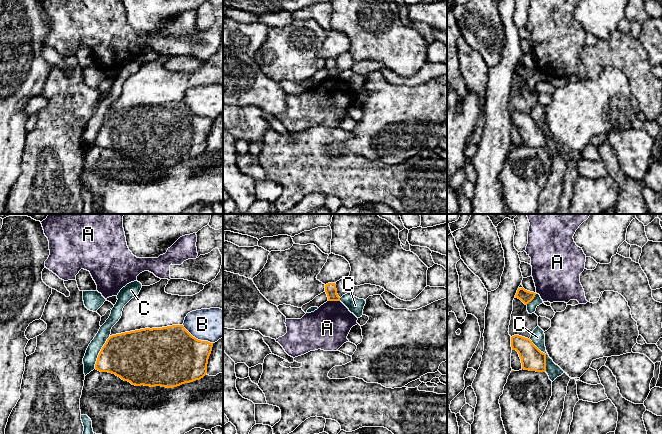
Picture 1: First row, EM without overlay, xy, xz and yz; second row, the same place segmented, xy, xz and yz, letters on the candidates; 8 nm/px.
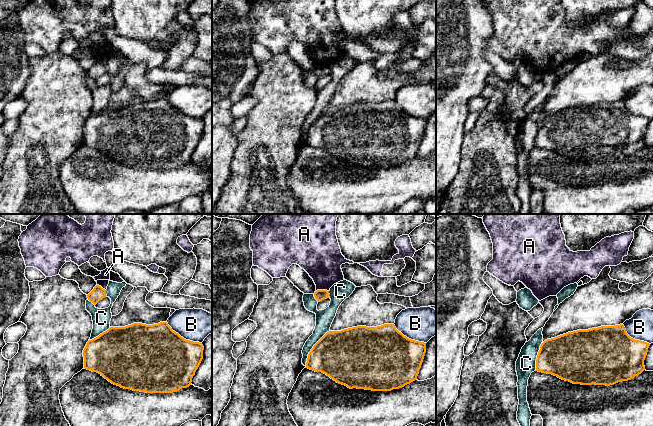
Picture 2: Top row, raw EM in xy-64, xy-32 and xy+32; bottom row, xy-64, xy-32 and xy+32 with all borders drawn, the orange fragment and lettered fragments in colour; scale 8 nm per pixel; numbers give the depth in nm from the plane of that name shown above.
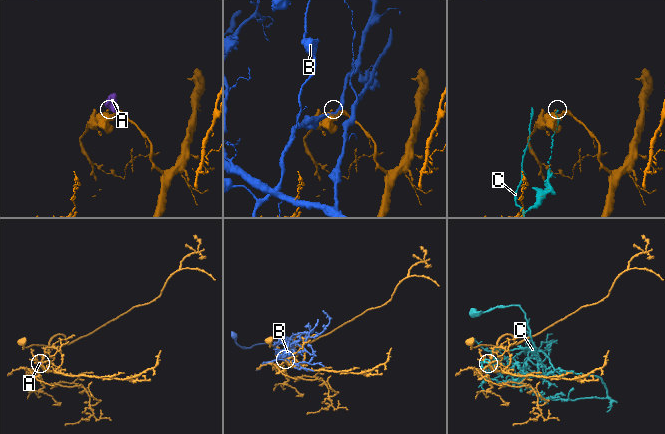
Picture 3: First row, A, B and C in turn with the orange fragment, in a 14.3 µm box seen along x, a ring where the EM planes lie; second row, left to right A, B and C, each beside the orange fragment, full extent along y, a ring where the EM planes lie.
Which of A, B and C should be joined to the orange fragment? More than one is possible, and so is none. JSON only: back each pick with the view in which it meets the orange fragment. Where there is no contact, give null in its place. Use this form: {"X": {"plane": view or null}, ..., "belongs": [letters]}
{"belongs": []}

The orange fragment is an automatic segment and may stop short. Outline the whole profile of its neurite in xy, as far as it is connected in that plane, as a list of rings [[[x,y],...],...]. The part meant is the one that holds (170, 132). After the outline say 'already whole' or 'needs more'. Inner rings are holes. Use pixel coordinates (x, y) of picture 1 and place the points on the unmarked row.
[[[183,101],[145,104],[110,112],[98,131],[95,145],[115,150],[135,162],[174,164],[206,151],[212,123],[213,119],[196,115]]]; already whole

